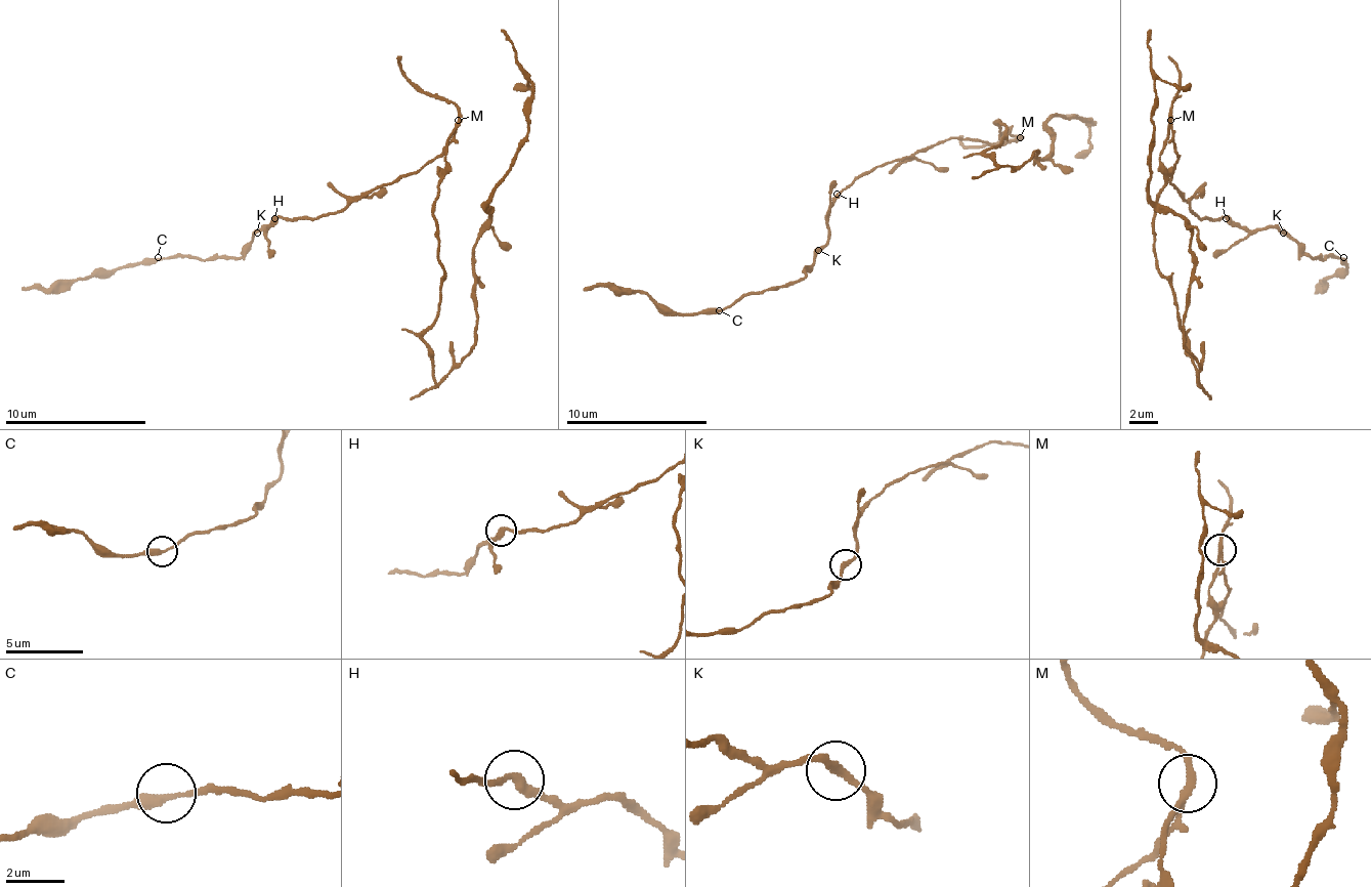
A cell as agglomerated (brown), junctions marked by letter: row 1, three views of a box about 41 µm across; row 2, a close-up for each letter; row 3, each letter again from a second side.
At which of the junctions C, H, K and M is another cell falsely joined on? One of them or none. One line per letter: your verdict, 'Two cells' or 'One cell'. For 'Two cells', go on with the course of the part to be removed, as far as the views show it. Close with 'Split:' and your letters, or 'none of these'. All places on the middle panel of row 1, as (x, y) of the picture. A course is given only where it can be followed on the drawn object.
C: One cell
H: One cell
K: One cell
M: Two cells. Course of the part to remove: (1021, 136), (999, 122), (985, 155), (1034, 162), (1056, 116), (1091, 122), (1063, 119)
Split: M

